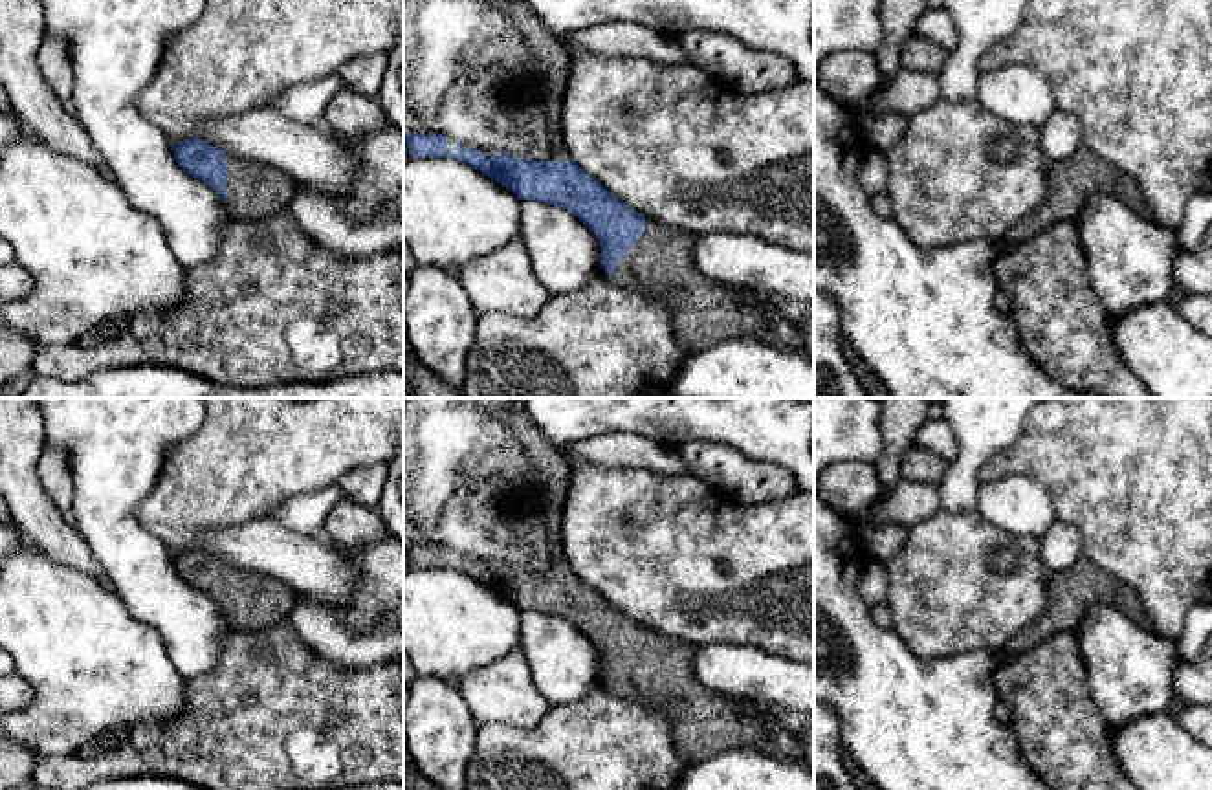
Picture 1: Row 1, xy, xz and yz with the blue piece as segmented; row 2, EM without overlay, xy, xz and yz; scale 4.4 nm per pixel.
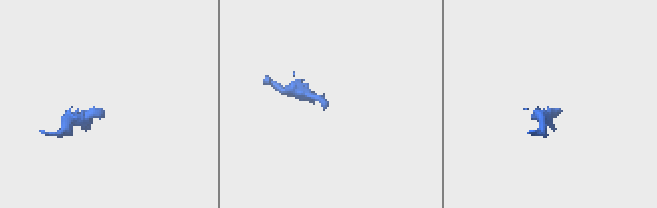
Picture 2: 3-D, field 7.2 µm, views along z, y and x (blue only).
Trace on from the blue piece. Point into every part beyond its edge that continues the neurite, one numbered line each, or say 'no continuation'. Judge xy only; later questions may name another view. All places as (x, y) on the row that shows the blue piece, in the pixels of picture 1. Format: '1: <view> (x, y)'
1: xy (257, 193)

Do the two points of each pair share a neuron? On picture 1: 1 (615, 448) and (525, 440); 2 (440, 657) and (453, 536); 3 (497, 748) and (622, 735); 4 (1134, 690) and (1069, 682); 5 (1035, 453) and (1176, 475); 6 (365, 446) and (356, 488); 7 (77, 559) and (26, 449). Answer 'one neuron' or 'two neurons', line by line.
1: two neurons
2: two neurons
3: one neuron
4: two neurons
5: one neuron
6: two neurons
7: one neuron

